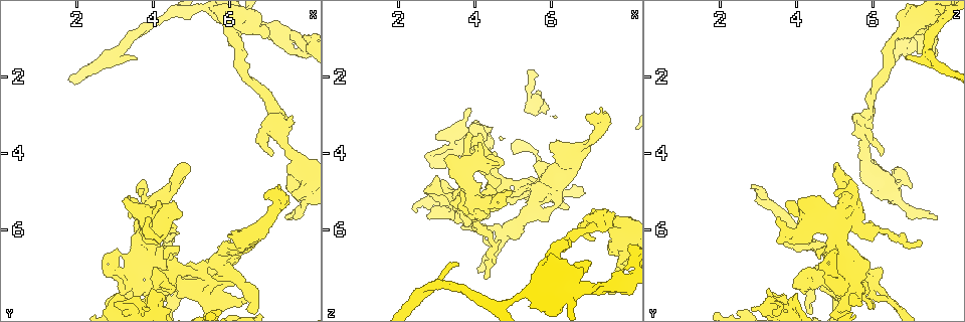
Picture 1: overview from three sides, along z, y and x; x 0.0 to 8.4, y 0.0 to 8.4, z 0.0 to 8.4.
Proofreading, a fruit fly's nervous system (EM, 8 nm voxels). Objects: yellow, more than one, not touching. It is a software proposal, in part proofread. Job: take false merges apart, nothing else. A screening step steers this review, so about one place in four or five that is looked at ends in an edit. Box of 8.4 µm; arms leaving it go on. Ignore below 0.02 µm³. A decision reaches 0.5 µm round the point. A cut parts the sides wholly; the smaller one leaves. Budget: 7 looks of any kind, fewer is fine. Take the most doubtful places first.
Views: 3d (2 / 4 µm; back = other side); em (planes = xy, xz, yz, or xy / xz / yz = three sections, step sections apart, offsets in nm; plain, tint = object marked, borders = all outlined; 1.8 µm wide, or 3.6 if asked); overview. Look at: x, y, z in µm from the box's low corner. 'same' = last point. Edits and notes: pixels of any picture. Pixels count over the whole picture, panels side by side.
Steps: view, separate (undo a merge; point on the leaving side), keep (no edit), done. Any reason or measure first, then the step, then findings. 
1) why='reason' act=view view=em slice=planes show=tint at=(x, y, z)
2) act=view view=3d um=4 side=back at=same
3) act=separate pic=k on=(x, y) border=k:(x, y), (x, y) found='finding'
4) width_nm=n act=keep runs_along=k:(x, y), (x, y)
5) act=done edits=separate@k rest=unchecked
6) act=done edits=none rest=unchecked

why='sudden change in width' act=view view=3d um=4 at=(6.05, 0.70, 6.80)

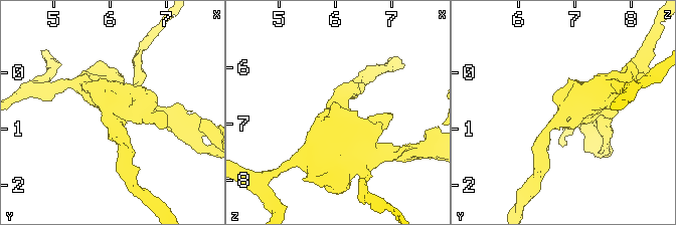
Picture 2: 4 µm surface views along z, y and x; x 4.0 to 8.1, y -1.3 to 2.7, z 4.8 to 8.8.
act=view view=em um=3.6 slice=xz step=16 show=tint at=(6.00, 0.70, 6.75)

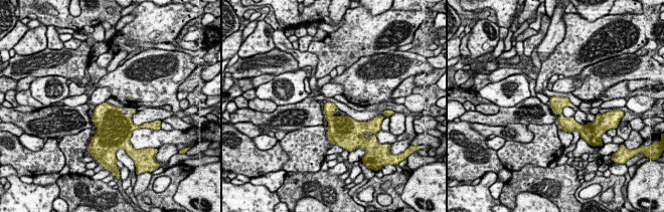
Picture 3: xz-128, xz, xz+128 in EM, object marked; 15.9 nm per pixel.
act=view view=em um=3.6 slice=planes show=tint at=same

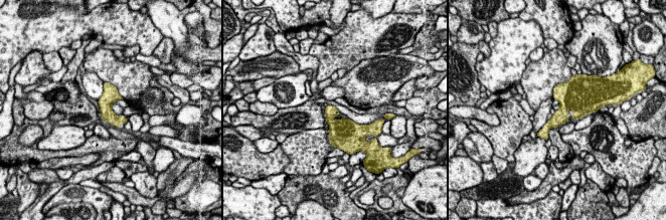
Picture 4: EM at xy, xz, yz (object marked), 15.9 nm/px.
act=keep runs_along=4:(106, 84), (107, 113), (117, 124) found='continuous, no second cell'

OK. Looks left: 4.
why='branch point' act=view view=em um=3.6 slice=xz step=16 show=tint at=(7.60, 0.90, 7.50)

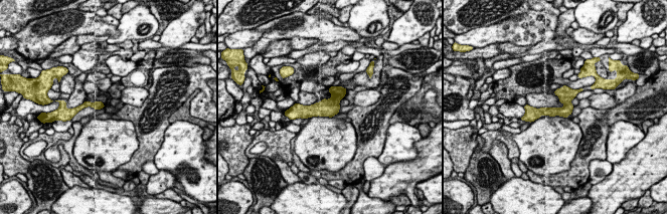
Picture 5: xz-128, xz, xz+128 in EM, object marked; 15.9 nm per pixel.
act=view view=em um=3.6 slice=planes show=tint at=same

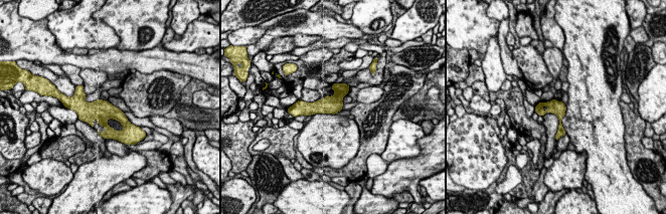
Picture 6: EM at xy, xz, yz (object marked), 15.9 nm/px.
width_nm=220 act=keep runs_along=6:(346, 87), (327, 105), (304, 105) found='one cell here'

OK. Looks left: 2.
why='looks like a crossing' act=view view=3d um=4 at=(3.75, 6.05, 5.10)

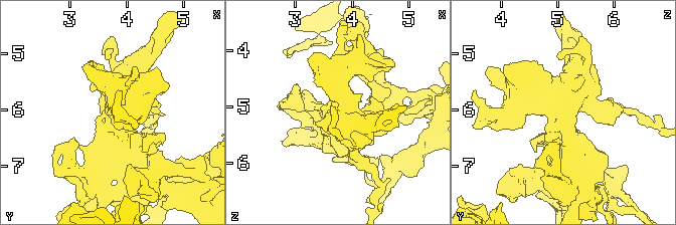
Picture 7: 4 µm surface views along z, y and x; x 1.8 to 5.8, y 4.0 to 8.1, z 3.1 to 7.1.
arms=4 why='now the EM' act=view view=em um=3.6 slice=planes show=tint at=same

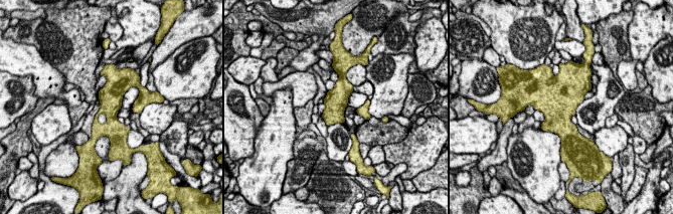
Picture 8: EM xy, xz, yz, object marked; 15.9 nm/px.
width_nm=360 act=keep runs_along=8:(110, 79), (112, 138) found='all the same cell'

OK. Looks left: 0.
act=done edits=none rest=unchecked

